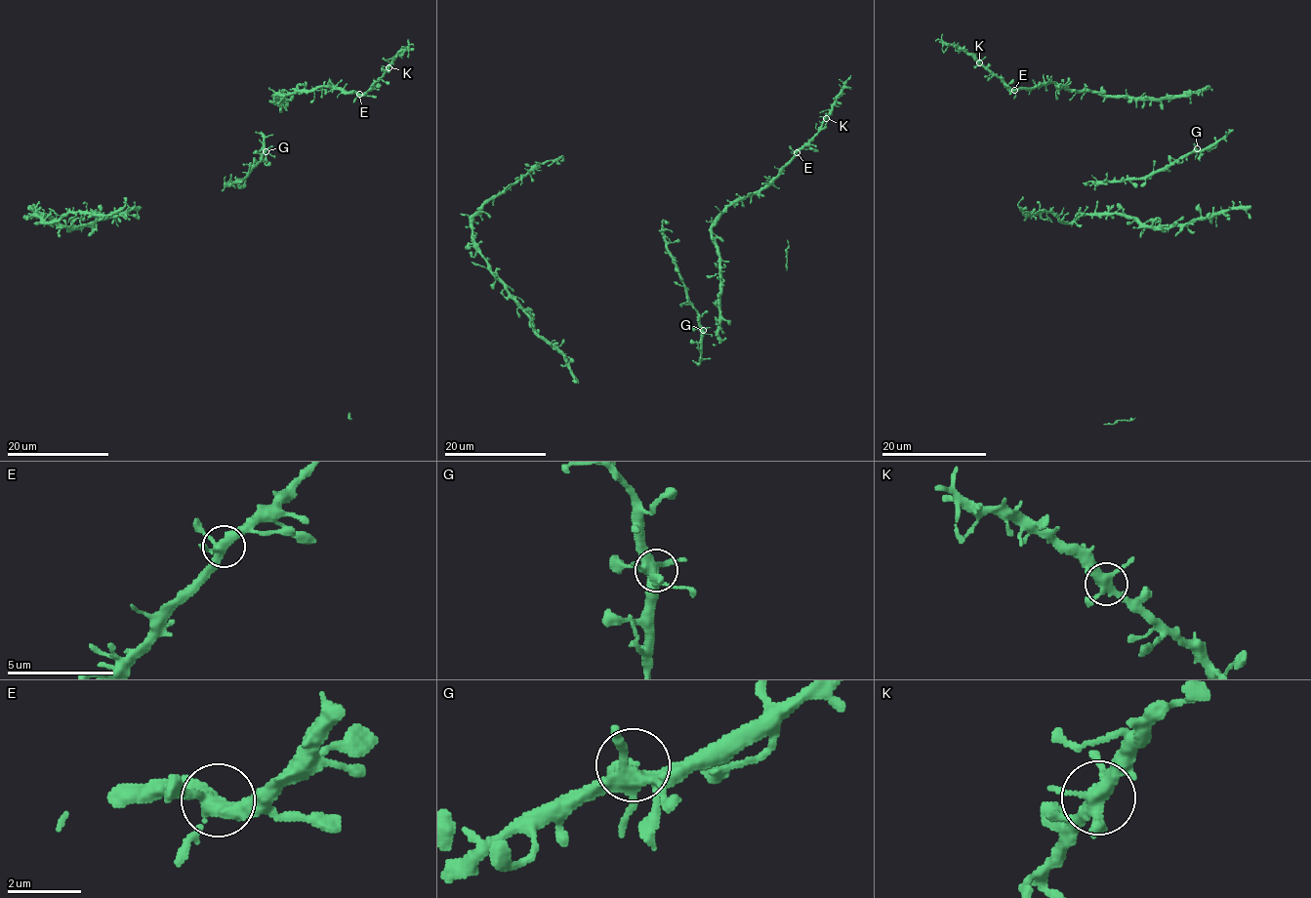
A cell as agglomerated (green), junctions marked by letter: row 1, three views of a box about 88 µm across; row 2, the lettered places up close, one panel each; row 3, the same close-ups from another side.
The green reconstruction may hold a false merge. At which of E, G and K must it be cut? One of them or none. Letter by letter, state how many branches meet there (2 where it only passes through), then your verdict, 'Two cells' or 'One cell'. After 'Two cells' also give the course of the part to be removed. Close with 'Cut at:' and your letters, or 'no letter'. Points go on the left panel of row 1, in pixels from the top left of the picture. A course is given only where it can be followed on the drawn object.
E: Branches: 4. One cell
G: Branches: 7. One cell
K: Branches: 5. One cell
Cut at: no letter

